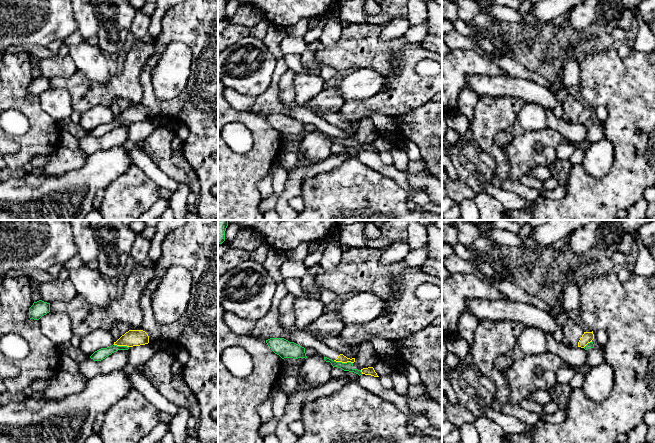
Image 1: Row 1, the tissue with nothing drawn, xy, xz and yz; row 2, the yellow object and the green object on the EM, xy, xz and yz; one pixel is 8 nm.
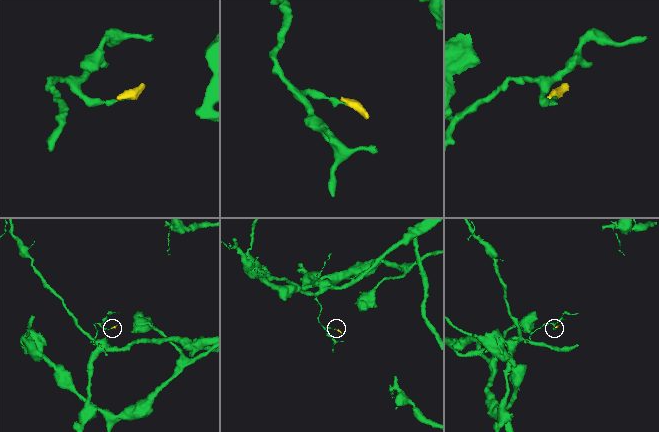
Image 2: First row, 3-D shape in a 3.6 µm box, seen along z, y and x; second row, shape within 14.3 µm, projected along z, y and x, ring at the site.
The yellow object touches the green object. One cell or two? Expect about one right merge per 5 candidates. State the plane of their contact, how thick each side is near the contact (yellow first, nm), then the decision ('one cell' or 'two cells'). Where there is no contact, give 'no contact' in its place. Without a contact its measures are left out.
contact in xz; calibres 60 and 70 nm; two cells

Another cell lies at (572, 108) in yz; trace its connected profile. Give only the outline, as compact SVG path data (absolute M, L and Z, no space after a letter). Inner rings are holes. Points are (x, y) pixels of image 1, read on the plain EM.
M568 94L562 104L563 114L562 119L568 123L575 124L578 123L578 118L584 106L571 94Z

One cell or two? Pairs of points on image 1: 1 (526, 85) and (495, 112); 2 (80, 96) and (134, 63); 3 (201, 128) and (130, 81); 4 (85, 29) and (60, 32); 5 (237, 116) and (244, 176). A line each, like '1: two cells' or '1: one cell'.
1: two cells
2: one cell
3: two cells
4: two cells
5: one cell

